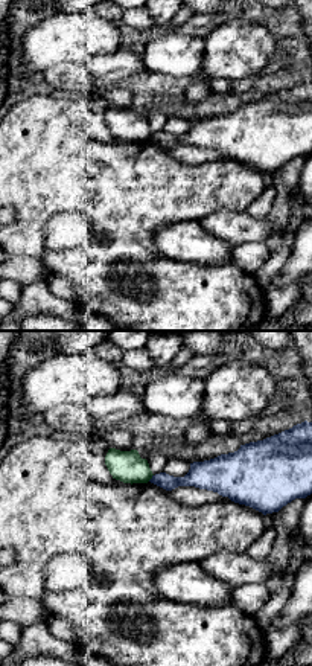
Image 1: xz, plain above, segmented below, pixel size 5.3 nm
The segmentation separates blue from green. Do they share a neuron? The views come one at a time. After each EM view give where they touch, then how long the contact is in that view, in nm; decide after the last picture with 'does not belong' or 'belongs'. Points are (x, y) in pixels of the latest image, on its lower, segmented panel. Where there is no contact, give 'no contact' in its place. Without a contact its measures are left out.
meets blue at (152, 477); contact 50 nm long

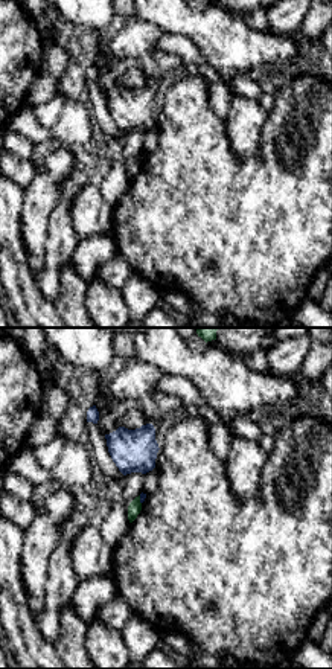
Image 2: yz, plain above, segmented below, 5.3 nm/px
meets blue at (140, 500); contact 50 nm long

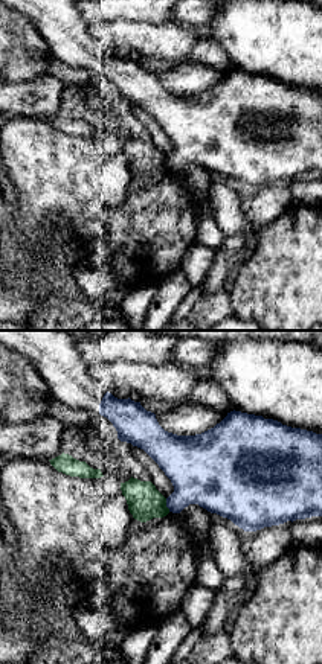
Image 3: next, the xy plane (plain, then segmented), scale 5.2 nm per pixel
meets blue at (167, 504); contact 80 nm long

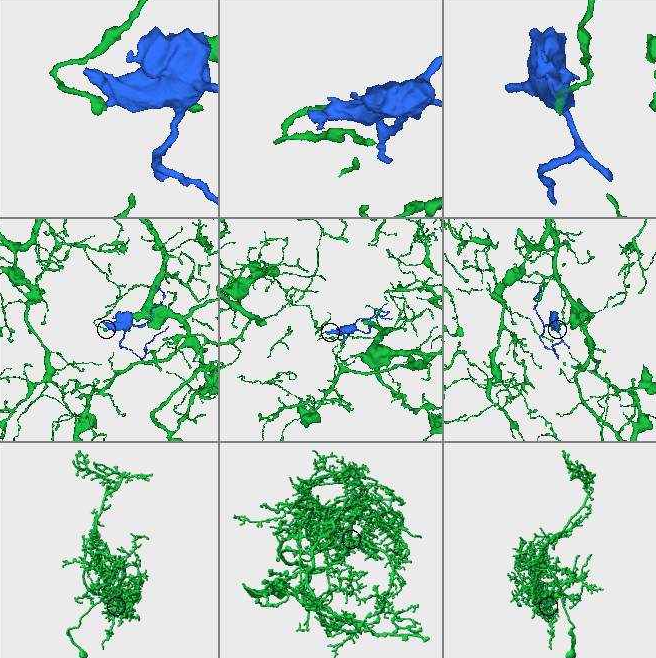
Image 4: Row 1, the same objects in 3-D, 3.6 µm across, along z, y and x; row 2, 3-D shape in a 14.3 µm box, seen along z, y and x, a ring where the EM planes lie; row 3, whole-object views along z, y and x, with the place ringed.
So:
does not belong

